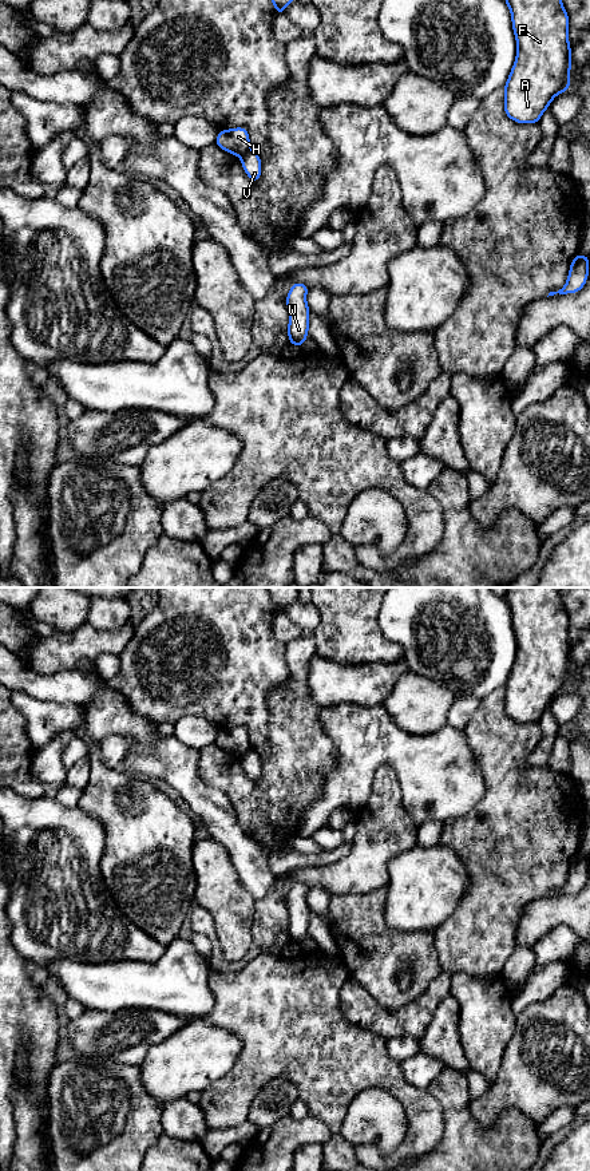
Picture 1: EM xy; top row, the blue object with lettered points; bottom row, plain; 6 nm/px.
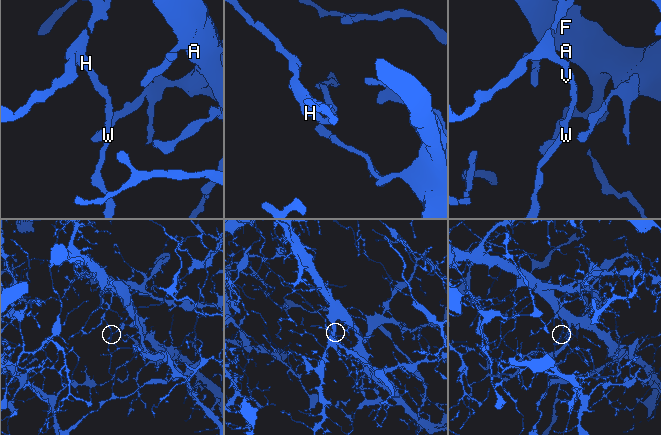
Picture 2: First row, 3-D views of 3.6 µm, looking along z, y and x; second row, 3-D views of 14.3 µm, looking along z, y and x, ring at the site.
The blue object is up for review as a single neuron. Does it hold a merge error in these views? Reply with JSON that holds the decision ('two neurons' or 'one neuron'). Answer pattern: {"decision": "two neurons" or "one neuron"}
{"decision": "two neurons"}

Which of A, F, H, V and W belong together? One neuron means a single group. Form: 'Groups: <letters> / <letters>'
Groups: A F H / V W

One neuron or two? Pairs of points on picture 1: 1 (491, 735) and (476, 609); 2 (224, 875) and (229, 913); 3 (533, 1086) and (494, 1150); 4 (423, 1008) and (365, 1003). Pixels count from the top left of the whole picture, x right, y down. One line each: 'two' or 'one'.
1: two
2: one
3: two
4: one

